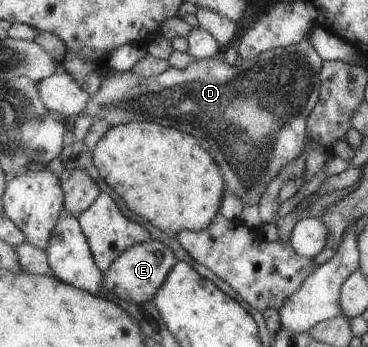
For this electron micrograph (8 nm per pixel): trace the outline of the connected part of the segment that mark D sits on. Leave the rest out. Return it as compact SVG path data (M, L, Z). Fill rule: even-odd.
M309 31L304 38L300 40L300 43L260 52L255 58L250 58L249 60L238 59L237 63L233 66L224 62L219 57L207 57L206 59L192 60L190 65L183 70L169 67L166 71L155 76L148 76L147 78L136 75L130 70L123 72L111 70L111 72L108 72L105 77L101 77L98 90L88 98L80 116L87 115L93 120L92 123L101 121L107 123L109 127L128 122L152 122L165 128L176 128L178 131L199 137L200 140L207 141L209 144L209 154L221 171L224 189L229 189L233 194L236 194L243 205L258 203L264 186L279 172L279 169L285 163L291 162L292 159L294 159L305 147L307 115L312 107L314 107L316 101L318 101L320 85L318 73L323 62L323 59L320 59L320 56L307 42L307 34L309 34Z

